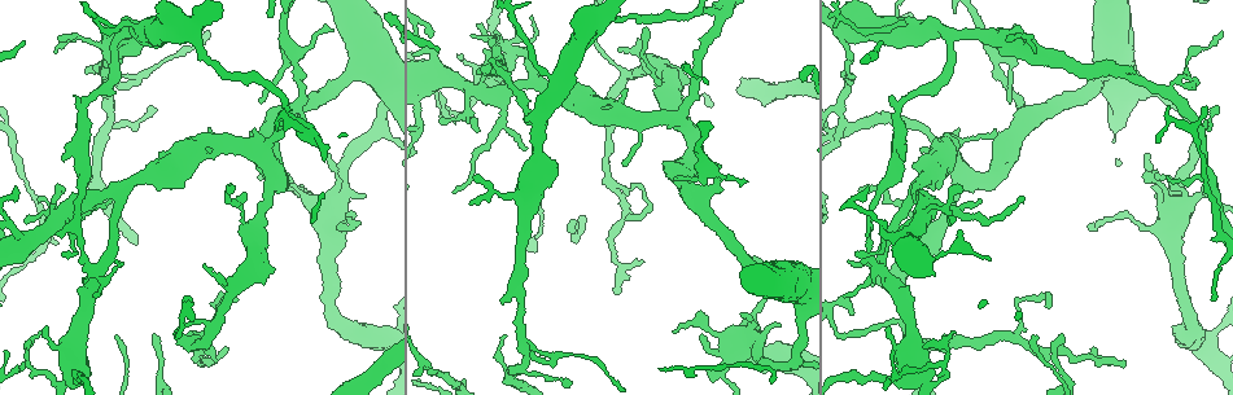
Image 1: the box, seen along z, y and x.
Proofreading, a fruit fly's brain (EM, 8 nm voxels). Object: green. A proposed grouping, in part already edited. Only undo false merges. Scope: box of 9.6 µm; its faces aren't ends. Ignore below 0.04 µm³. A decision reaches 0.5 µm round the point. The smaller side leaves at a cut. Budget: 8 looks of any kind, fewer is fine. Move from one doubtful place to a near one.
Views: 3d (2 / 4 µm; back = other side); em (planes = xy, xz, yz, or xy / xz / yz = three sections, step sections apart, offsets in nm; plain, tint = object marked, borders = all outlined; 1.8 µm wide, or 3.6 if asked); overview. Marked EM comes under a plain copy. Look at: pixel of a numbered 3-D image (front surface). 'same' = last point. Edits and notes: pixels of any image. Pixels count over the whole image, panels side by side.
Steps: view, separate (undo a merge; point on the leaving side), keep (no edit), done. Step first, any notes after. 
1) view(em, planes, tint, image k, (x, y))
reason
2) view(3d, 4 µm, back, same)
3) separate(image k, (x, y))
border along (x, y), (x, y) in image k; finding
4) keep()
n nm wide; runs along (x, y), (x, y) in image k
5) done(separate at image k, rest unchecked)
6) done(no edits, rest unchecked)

view(em, 3.6 µm, xy, step 8, tint, image 1, (356, 67))
sharp bend

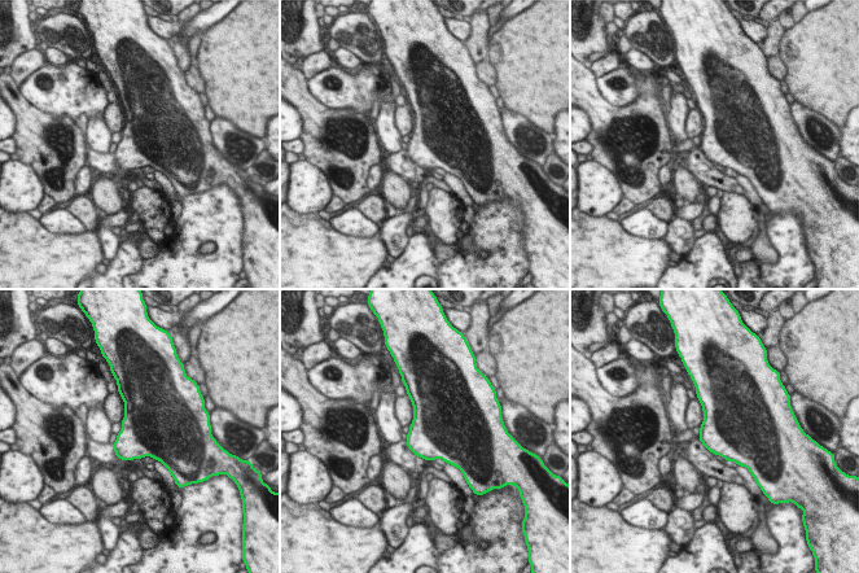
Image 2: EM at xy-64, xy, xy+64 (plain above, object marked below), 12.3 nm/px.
view(em, 3.6 µm, planes, tint, same)
cut it another way

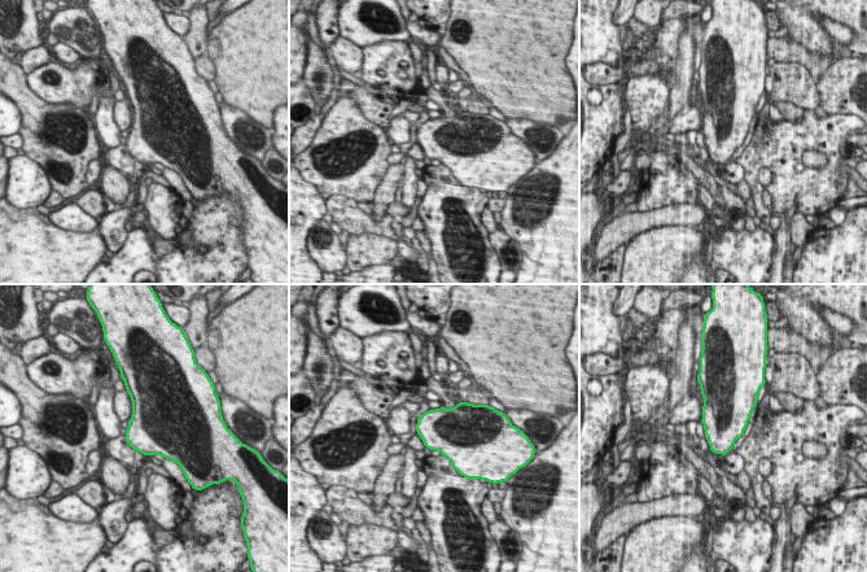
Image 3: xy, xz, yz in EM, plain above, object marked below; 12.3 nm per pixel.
keep()
550 nm wide; all the same neuron

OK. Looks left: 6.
view(3d, 4 µm, image 1, (1203, 196))
calibre changes

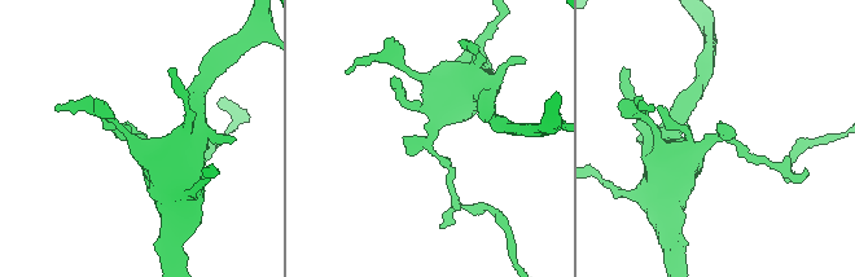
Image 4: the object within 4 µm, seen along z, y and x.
view(em, planes, borders, image 4, (721, 138))
need the tissue

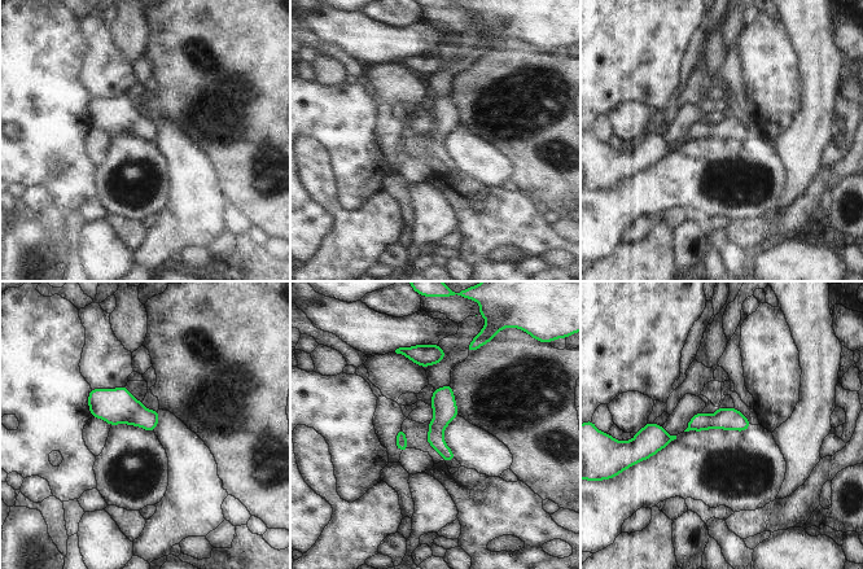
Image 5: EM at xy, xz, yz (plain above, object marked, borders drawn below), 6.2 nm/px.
keep()
one neuron here

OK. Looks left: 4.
view(3d, 4 µm, back, image 1, (305, 126))
abrupt turn

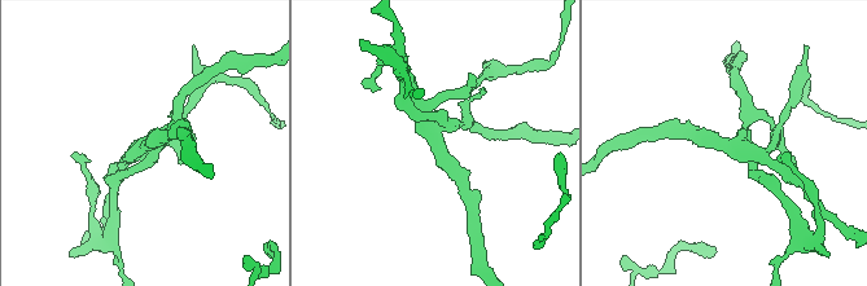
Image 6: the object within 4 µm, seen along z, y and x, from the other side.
view(em, planes, tint, image 6, (741, 143))
4 arms

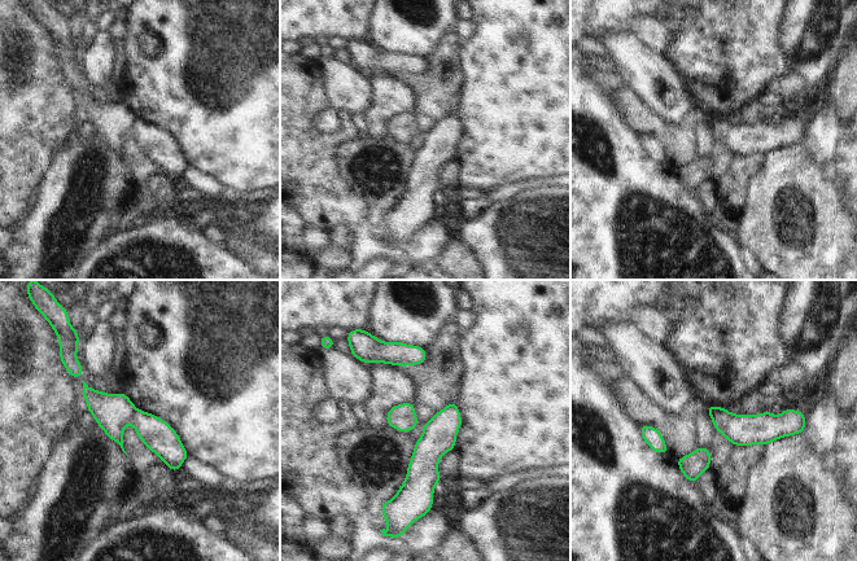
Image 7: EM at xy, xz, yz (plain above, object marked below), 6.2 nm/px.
separate(image 7, (711, 410))
two neurons meet here

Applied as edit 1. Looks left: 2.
view(3d, 2 µm, image 1, (536, 81))

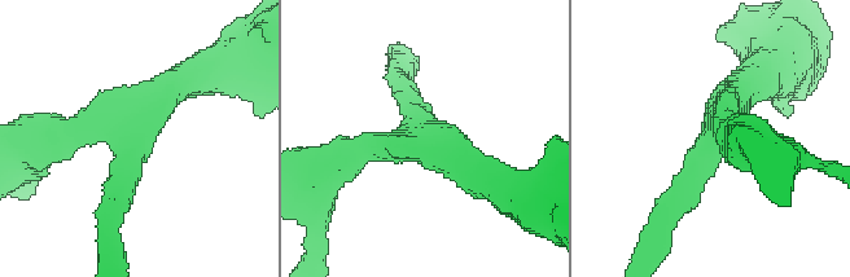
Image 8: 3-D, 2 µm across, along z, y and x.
view(em, planes, tint, image 8, (723, 117))
3 arms; arms of 200, 300, 340 nm

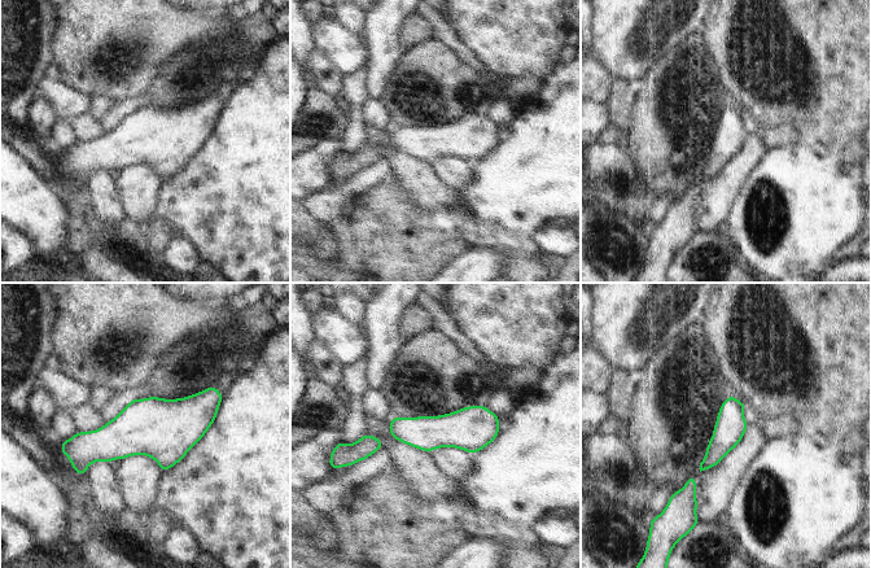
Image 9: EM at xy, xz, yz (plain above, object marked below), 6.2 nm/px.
keep()
one neuron here

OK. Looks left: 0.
done(separate at image 7, rest unchecked)

